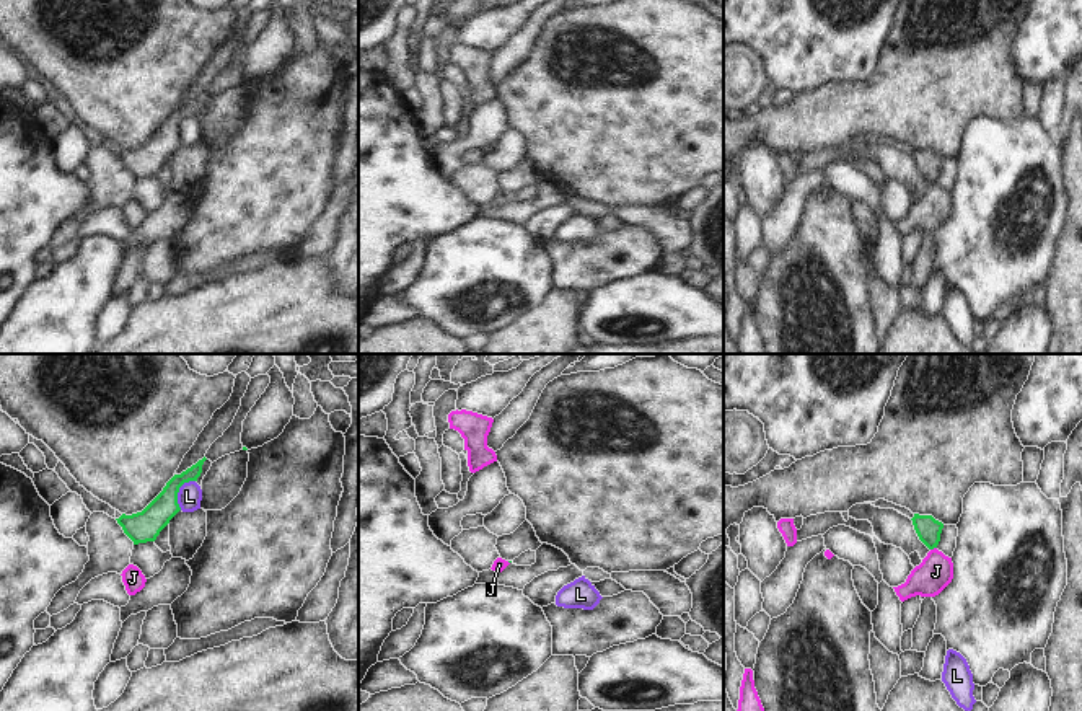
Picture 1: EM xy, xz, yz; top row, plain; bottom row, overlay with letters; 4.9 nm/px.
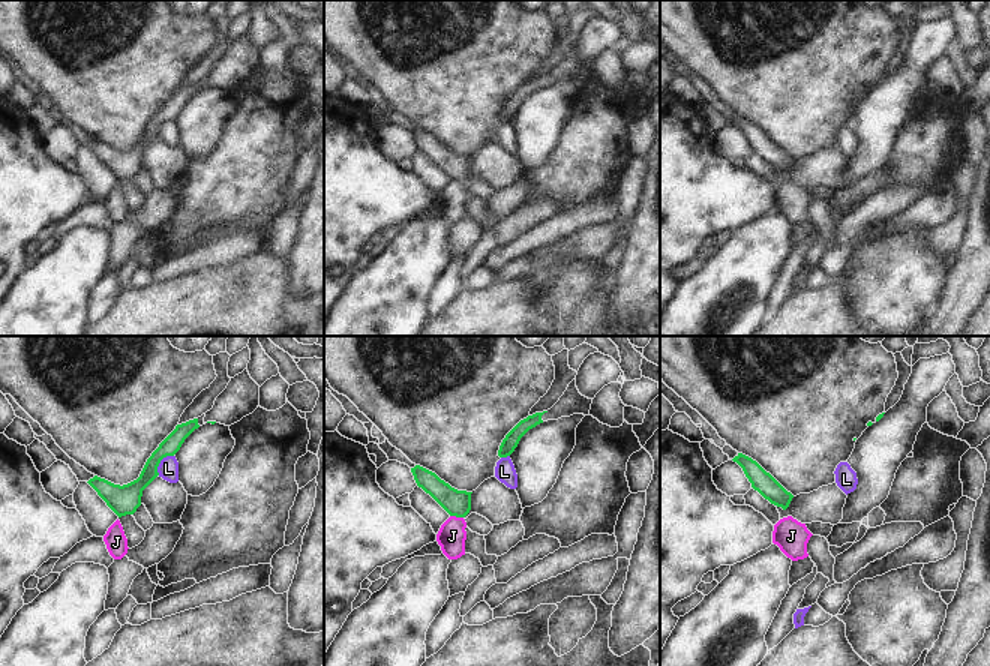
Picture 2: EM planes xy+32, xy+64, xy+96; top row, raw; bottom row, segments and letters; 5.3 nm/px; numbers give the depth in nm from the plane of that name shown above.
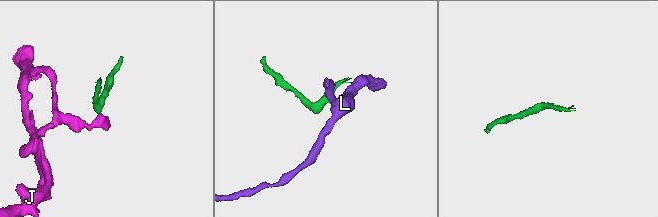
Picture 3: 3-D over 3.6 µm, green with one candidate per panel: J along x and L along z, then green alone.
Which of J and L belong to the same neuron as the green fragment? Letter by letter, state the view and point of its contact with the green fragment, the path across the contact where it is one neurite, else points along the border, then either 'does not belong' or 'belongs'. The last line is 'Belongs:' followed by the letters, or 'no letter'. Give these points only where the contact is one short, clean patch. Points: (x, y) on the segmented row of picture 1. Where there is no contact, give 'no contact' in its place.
J: contact yz (932, 548); way yz (928, 529), (932, 548), (936, 571); belongs
L: contact xy (178, 491); border xy (194, 480), (186, 481), (180, 488), (180, 509); does not belong
Belongs: J

